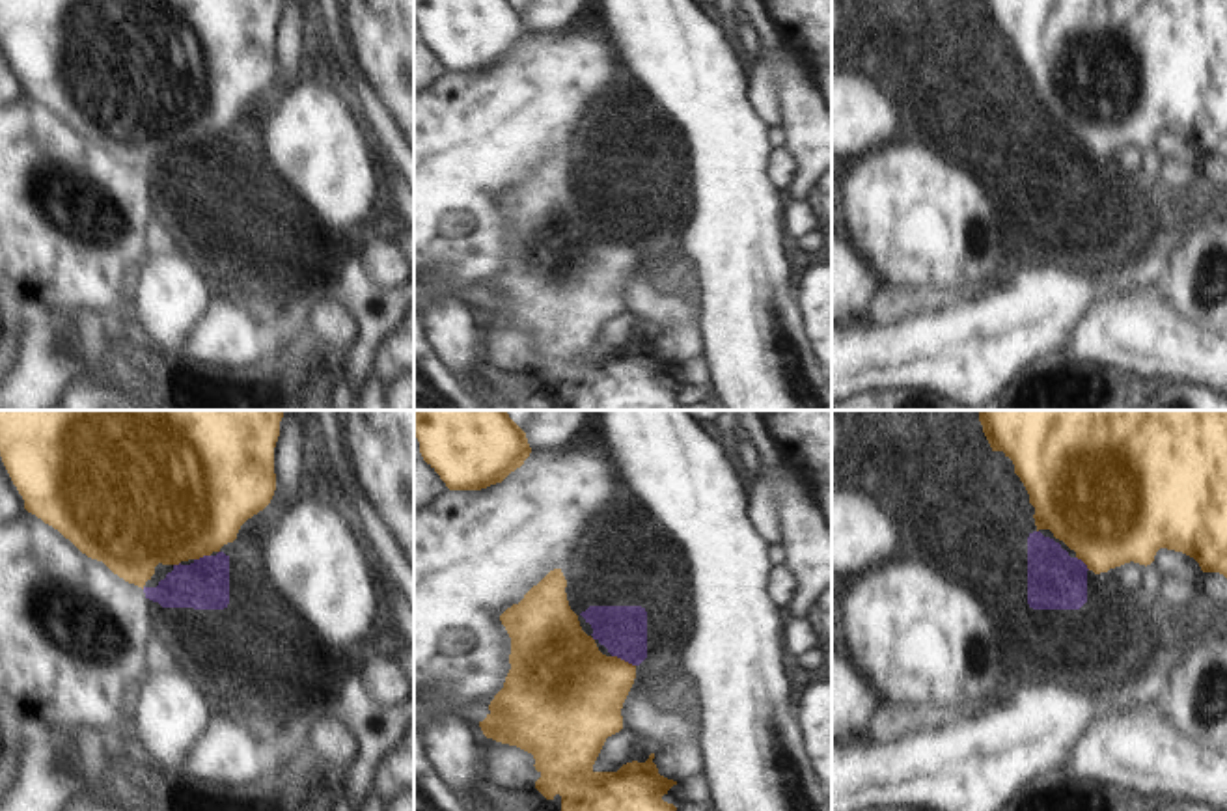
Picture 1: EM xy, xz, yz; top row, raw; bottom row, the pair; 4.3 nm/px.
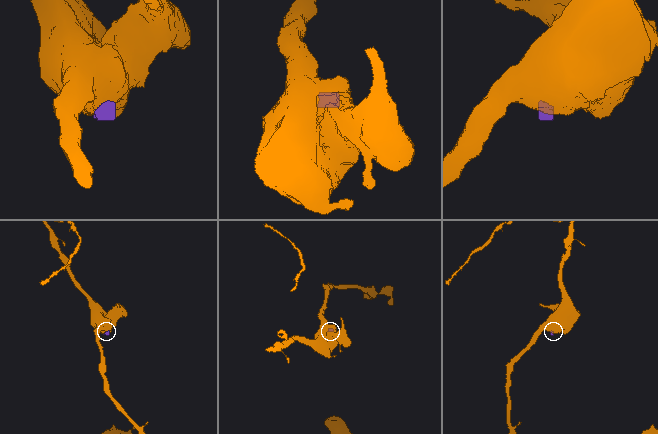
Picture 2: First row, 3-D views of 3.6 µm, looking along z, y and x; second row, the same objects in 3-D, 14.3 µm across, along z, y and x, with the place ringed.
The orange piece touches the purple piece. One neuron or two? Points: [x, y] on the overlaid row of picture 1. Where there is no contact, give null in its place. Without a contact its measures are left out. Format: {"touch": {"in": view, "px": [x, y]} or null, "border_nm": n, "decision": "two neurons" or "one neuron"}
{"touch": {"in": "xz", "px": [623, 660]}, "border_nm": 120, "decision": "one neuron"}

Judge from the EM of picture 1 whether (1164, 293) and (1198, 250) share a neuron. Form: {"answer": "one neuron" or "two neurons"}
{"answer": "one neuron"}

